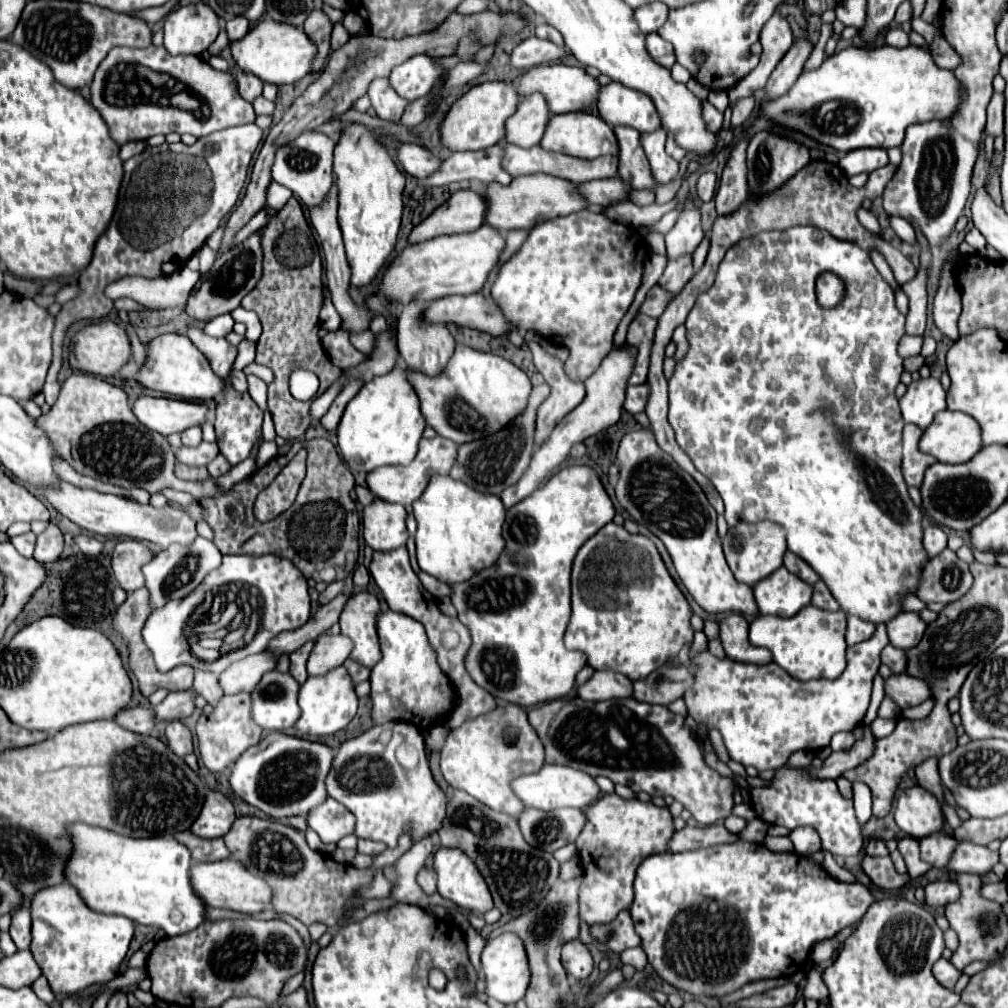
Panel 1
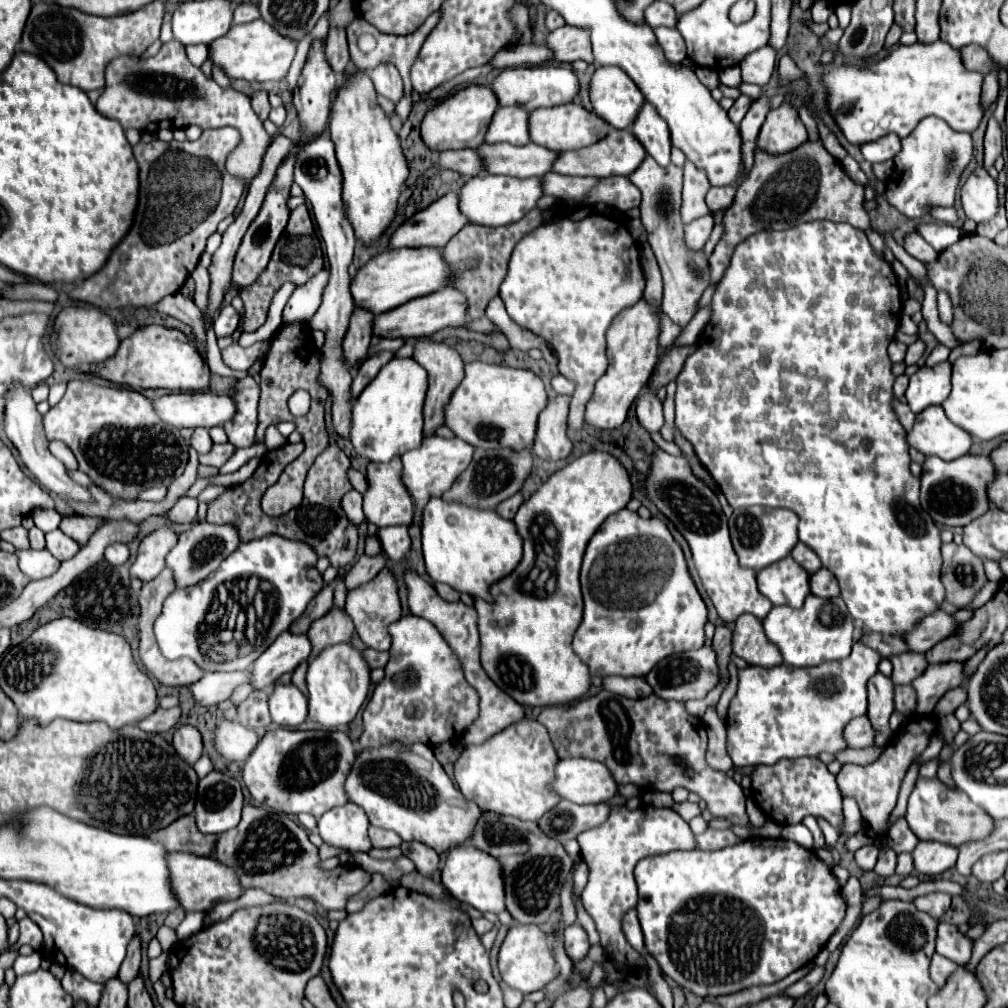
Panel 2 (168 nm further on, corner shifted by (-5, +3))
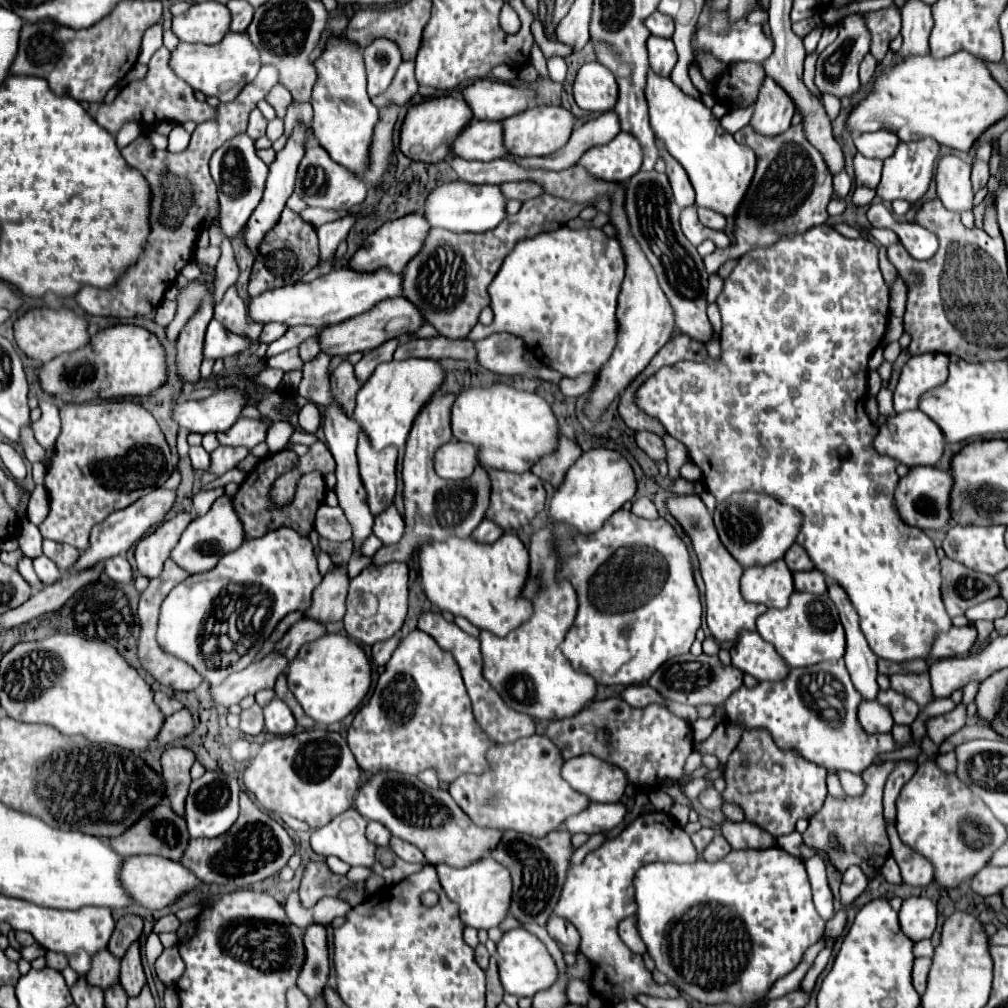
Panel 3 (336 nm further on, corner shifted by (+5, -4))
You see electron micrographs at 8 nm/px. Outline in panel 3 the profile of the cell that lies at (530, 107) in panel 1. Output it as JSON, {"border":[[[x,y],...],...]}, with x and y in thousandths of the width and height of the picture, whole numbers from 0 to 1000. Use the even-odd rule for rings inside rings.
{"border":[[[470,120],[458,130],[454,140],[450,140],[450,152],[474,160],[498,158],[504,154],[498,130],[498,122],[494,120]]]}

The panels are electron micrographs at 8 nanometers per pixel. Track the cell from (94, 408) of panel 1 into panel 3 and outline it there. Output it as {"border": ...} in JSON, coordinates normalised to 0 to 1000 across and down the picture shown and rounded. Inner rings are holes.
{"border":[[[85,398],[60,404],[62,430],[56,436],[52,463],[46,471],[50,511],[40,521],[44,535],[85,543],[91,521],[161,483],[175,457],[147,406],[133,398]]]}

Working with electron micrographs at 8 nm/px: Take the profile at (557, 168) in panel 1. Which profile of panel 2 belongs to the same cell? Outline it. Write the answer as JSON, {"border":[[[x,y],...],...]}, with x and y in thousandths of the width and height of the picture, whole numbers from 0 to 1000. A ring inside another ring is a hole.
{"border":[[[607,129],[599,139],[593,139],[587,143],[587,147],[575,147],[575,149],[565,149],[558,151],[554,159],[550,161],[550,171],[563,173],[563,175],[591,175],[591,177],[601,177],[601,175],[625,175],[639,159],[641,149],[637,143],[627,135],[625,129]]]}

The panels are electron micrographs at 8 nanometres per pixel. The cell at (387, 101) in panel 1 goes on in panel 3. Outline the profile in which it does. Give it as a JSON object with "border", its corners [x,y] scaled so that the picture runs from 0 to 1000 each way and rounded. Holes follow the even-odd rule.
{"border":[[[373,39],[361,49],[361,63],[365,74],[365,94],[373,96],[385,88],[399,57],[395,47],[383,39]]]}

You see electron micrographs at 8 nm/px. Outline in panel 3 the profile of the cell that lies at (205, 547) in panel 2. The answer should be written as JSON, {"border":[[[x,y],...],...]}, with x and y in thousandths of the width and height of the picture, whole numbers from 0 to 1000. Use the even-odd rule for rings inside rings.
{"border":[[[220,491],[212,497],[210,505],[202,513],[188,517],[188,521],[181,529],[177,541],[171,545],[169,555],[177,563],[181,563],[187,570],[194,570],[194,568],[212,564],[212,561],[218,557],[218,553],[236,545],[238,541],[240,541],[240,519],[236,519],[236,511],[232,511],[228,493]]]}

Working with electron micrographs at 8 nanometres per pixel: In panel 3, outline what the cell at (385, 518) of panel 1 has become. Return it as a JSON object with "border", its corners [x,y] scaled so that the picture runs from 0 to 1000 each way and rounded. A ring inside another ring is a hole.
{"border":[[[355,436],[355,461],[359,481],[363,485],[363,499],[373,513],[391,499],[393,491],[393,445],[371,447],[363,436]]]}

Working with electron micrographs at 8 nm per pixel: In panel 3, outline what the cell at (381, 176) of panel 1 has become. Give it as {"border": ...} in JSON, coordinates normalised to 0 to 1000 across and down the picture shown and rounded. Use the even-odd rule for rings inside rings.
{"border":[[[327,39],[321,53],[312,64],[315,64],[315,82],[312,84],[308,98],[312,106],[312,136],[335,164],[361,178],[367,164],[367,146],[373,122],[377,120],[377,110],[363,92],[359,49],[353,43]]]}

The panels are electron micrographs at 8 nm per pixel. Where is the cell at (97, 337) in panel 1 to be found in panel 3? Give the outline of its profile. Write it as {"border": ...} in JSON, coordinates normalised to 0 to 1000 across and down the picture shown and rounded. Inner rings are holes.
{"border":[[[40,305],[40,307],[30,307],[24,314],[20,314],[14,320],[14,334],[18,344],[38,362],[44,362],[52,358],[54,354],[62,350],[71,350],[89,340],[87,332],[87,320],[79,313],[75,313],[71,307],[60,305],[60,307],[50,307],[50,305]]]}

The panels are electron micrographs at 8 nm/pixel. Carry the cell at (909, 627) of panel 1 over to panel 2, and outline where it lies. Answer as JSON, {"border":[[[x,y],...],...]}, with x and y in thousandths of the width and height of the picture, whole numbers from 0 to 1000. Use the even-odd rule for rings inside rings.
{"border":[[[931,605],[919,611],[911,623],[907,623],[903,629],[897,631],[897,635],[905,647],[921,647],[925,639],[937,635],[937,631],[944,627],[948,627],[948,615],[942,609]]]}

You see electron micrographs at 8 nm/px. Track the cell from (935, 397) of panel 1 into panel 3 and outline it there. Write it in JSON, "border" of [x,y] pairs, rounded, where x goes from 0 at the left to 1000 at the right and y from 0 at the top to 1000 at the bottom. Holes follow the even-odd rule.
{"border":[[[909,352],[905,354],[893,372],[887,388],[889,410],[905,408],[913,404],[913,396],[923,386],[938,380],[940,374],[940,352]]]}

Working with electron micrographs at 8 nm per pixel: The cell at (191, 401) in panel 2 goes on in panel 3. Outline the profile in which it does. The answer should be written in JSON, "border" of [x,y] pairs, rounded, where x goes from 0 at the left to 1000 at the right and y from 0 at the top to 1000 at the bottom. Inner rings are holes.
{"border":[[[220,386],[206,396],[175,400],[171,416],[177,424],[188,430],[216,430],[224,428],[238,414],[242,394],[232,386]]]}

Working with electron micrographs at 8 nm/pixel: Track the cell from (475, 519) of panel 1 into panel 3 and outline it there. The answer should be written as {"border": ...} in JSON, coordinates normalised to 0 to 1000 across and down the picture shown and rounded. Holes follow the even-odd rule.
{"border":[[[500,529],[492,539],[486,539],[486,541],[476,539],[468,533],[462,533],[462,535],[446,533],[442,537],[425,537],[423,541],[419,541],[415,549],[415,557],[417,557],[417,578],[427,598],[450,610],[462,612],[474,624],[484,624],[490,630],[502,630],[528,610],[526,598],[522,598],[514,590],[514,586],[518,586],[518,578],[522,576],[524,551],[522,551],[520,539],[510,529]]]}

